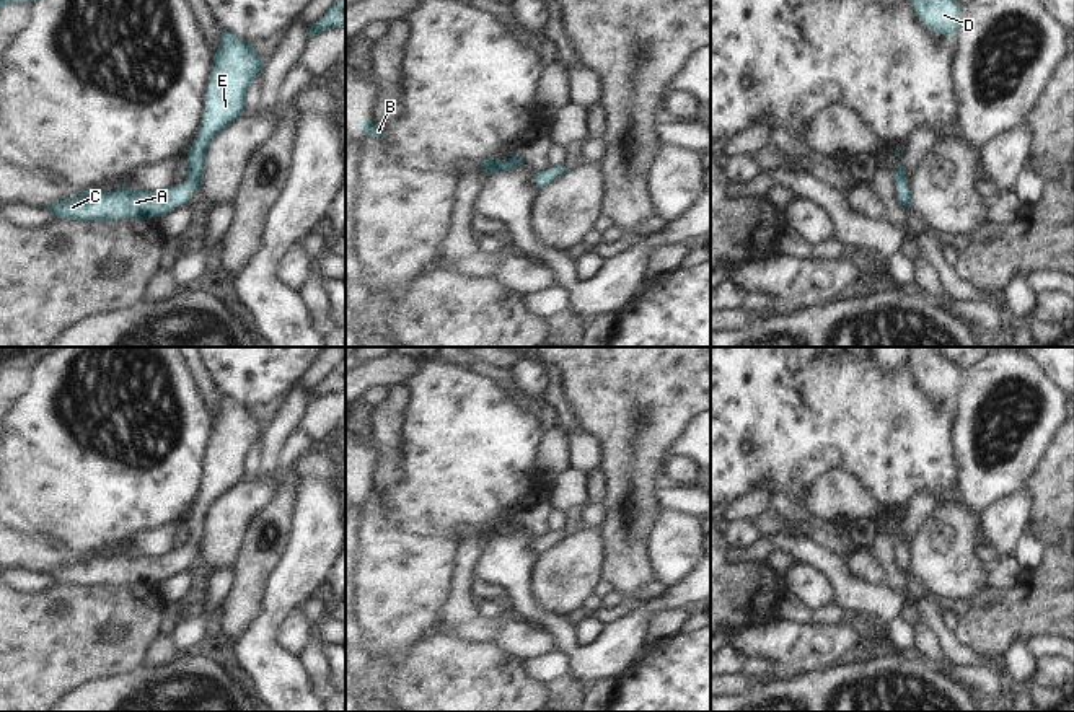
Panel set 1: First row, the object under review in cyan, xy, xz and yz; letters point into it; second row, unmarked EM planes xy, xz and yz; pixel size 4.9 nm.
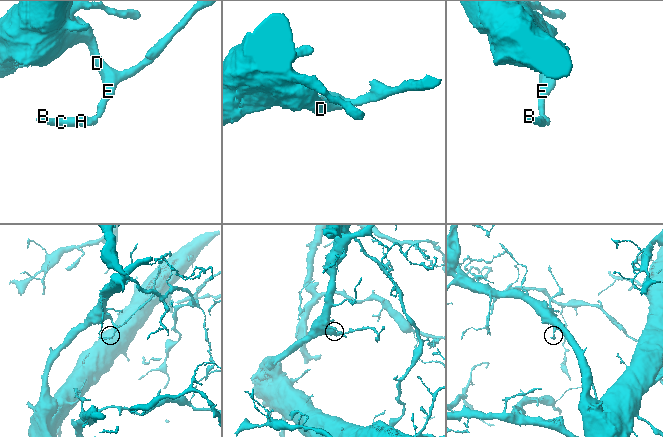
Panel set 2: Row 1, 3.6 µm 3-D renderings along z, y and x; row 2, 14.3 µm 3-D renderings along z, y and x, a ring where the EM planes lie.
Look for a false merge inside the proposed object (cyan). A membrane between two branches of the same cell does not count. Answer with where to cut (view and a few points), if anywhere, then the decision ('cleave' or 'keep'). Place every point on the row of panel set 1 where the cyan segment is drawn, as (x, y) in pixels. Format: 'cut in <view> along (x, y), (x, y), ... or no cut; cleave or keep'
no cut; keep

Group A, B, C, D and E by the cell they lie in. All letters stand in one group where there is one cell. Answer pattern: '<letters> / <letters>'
A B C D E

